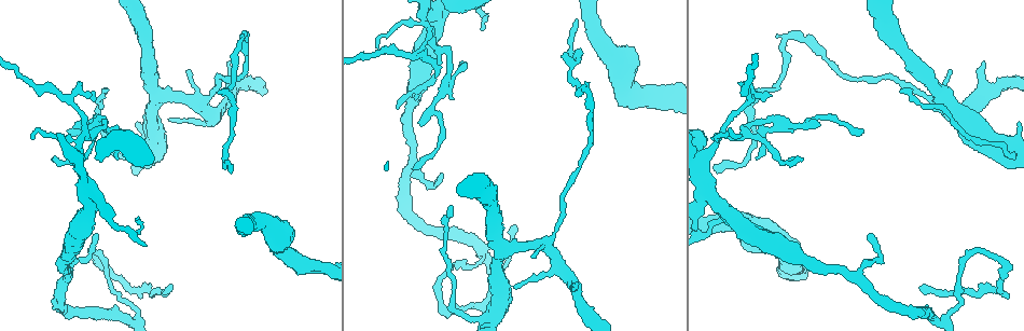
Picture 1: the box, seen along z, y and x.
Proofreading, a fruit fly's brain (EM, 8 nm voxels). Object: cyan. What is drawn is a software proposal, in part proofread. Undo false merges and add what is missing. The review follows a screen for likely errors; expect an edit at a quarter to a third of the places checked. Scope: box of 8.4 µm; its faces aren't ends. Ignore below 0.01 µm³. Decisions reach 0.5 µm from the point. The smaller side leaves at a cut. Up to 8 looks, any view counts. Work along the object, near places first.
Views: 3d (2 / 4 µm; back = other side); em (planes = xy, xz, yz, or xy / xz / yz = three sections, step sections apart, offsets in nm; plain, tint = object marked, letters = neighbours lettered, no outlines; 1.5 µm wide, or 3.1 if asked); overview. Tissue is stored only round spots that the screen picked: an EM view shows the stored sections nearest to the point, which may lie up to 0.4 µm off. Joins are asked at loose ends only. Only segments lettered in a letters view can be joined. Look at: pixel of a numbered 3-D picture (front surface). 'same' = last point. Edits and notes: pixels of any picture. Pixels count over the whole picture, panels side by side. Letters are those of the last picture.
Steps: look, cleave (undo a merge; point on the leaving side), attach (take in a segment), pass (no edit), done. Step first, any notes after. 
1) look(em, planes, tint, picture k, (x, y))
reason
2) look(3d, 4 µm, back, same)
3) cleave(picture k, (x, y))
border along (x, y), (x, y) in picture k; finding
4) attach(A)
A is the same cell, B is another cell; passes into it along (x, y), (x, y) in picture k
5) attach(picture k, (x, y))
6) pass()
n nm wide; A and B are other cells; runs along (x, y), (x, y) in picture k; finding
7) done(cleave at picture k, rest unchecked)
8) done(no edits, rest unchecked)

look(em, 3.1 µm, xz, step 8, letters, picture 1, (108, 90))
branch stops here

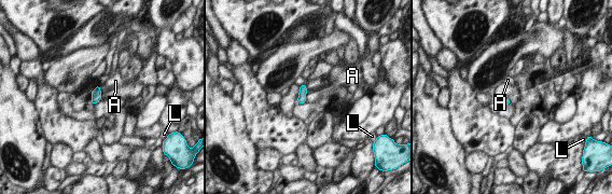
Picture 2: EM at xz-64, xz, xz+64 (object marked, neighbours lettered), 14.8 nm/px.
look(em, 3.1 µm, planes, letters, same)

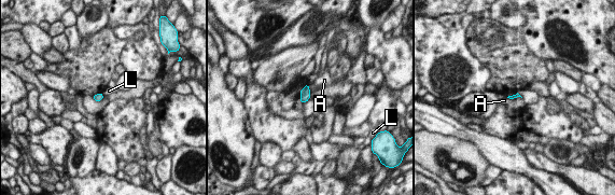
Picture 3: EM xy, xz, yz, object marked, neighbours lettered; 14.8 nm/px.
pass()
A and L are other cells; border along (308, 85), (310, 95) in picture 3; none of them fits

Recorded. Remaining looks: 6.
look(em, yz, step 4, tint, picture 1, (435, 78))
free end

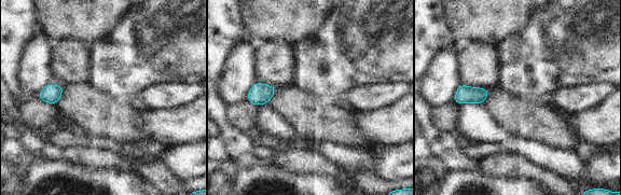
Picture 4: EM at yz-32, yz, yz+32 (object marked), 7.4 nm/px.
look(em, planes, letters, same)

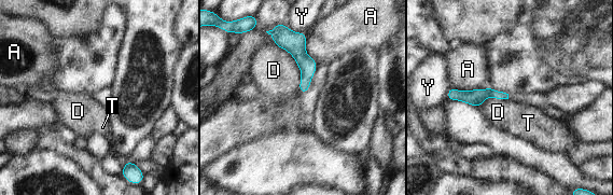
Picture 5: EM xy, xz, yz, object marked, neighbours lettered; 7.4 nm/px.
pass()
D touches over 420 nm; A, D, T and Y are other cells; no lettered segment goes on from it

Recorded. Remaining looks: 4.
look(em, planes, letters, picture 1, (54, 157))
free end

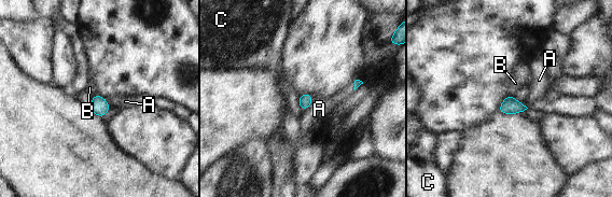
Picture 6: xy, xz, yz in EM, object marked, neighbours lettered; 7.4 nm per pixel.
attach(B)
B is the same cell, A and C are other cells; passes into it along (510, 106), (510, 95), (523, 72) in picture 6; it goes on there

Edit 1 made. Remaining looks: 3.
done(attach at picture 6, rest unchecked)

